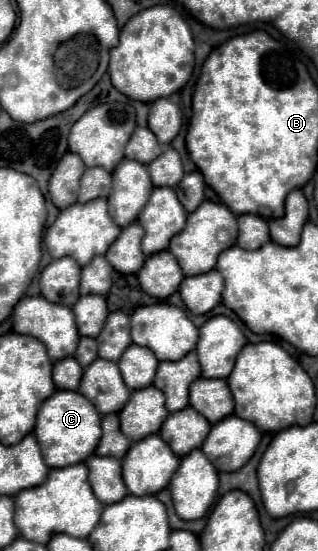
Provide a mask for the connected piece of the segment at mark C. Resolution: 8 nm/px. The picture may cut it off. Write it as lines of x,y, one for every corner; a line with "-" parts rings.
55,391
47,401
43,401
37,413
35,437
43,449
43,459
51,469
83,463
95,453
95,445
101,437
101,417
97,409
77,391

